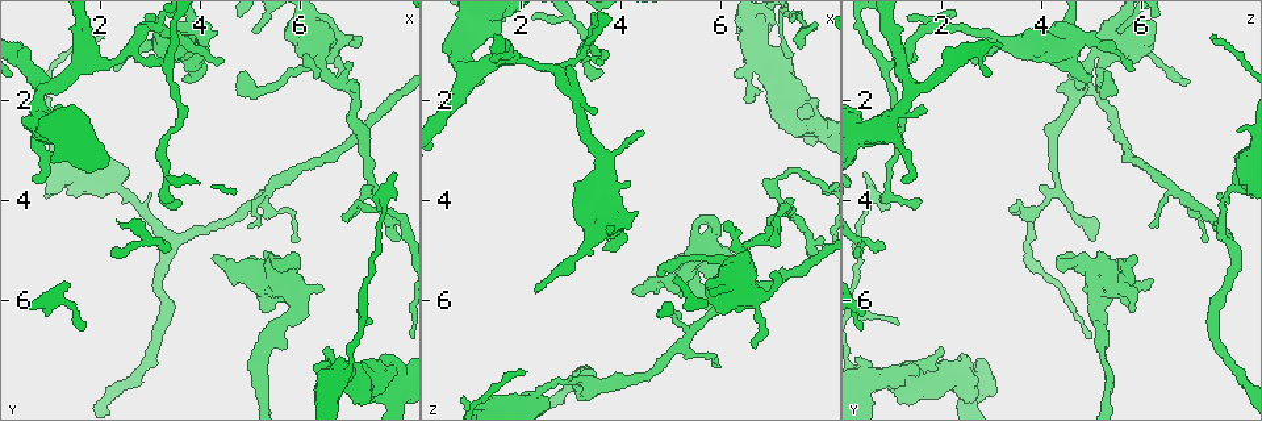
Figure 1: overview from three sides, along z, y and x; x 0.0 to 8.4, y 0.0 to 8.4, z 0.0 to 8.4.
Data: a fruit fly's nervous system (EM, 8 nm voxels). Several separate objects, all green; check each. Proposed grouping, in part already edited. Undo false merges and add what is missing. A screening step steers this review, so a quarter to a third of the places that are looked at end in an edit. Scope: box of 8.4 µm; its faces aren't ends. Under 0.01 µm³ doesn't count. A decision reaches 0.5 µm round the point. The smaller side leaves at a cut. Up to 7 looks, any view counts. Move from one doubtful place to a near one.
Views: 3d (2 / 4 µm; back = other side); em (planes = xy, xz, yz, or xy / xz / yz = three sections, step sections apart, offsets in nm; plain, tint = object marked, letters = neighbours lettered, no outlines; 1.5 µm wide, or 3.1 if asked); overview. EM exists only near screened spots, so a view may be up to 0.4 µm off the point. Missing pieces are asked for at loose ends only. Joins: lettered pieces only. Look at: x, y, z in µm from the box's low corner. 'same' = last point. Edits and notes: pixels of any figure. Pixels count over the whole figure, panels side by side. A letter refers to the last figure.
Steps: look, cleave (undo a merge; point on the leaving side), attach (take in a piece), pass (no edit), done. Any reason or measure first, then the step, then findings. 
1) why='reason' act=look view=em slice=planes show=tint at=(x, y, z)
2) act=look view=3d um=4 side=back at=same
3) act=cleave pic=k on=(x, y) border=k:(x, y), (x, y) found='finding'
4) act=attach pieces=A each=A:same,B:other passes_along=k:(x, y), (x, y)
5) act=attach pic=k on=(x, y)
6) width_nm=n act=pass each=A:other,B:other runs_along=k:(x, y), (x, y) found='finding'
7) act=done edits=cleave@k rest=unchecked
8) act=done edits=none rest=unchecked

why='thin end' act=look view=em slice=planes show=letters at=(7.30, 6.50, 1.15)

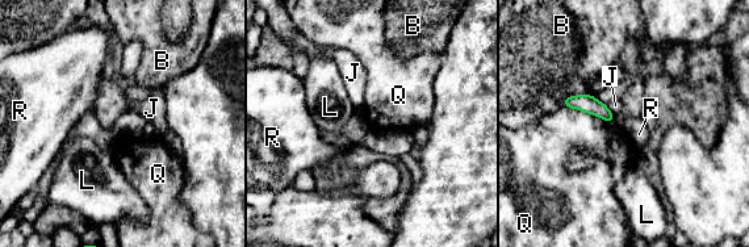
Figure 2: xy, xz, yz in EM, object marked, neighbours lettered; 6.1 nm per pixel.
width_nm=100 act=pass each=B:other,J:other,L:other,Q:other,R:other found='no lettered piece goes on from it'

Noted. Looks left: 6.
why='free end' act=look view=3d um=4 at=(5.35, 5.00, 5.20)

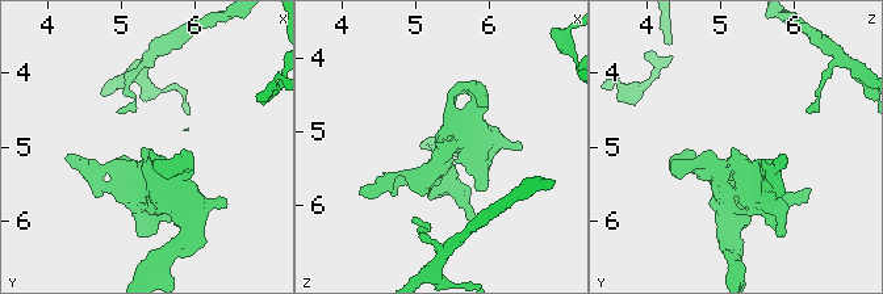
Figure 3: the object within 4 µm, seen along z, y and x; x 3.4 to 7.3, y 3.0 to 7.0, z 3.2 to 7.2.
act=look view=em slice=planes show=plain at=(5.35, 5.05, 5.15)

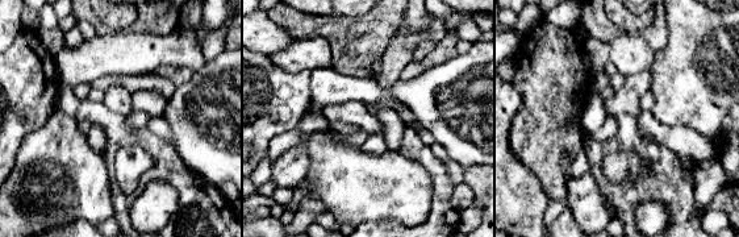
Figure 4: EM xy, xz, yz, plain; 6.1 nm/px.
why='see the neighbours' act=look view=em slice=planes show=letters at=same

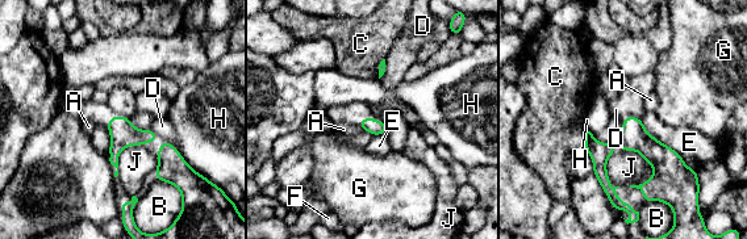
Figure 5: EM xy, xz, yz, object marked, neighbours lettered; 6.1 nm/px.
longest_contact=E:340nm act=pass each=A:other,B:other,C:other,D:other,E:other,F:other,G:other,H:other,J:other border=5:(626, 114), (633, 114), (641, 120) found='no lettered piece goes on from it'

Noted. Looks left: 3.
why='branch stops here' act=look view=em slice=planes show=letters at=(3.10, 0.60, 3.65)

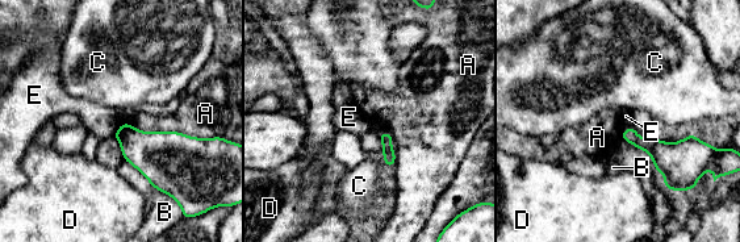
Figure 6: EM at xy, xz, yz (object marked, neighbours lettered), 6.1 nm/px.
act=pass each=A:other,B:other,C:other,D:other,E:other border=6:(122, 122), (112, 136) found='none of them fits'

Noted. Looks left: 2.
act=done edits=none rest=unchecked

